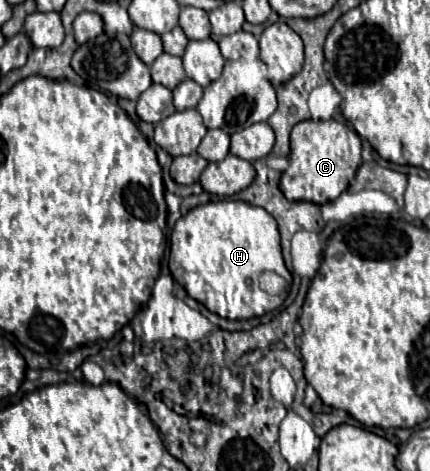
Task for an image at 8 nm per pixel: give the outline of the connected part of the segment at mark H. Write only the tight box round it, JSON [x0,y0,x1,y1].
[169,201,292,321]

